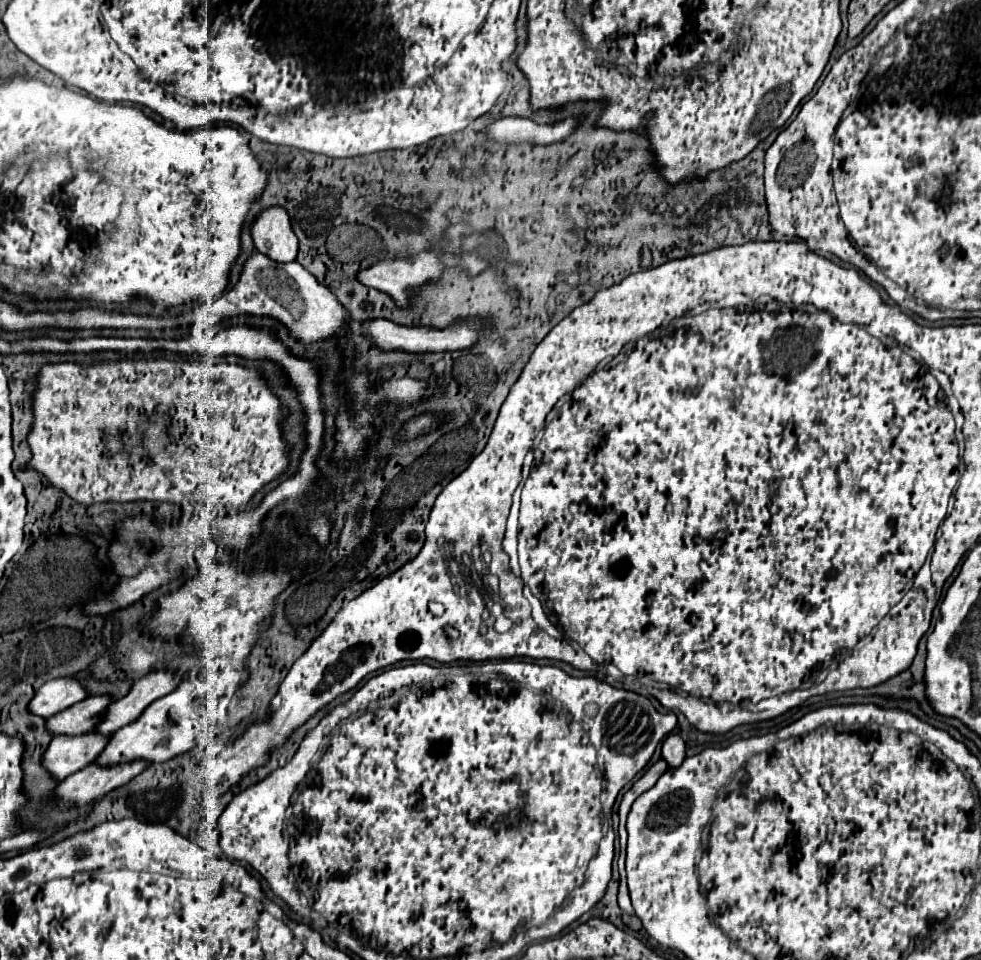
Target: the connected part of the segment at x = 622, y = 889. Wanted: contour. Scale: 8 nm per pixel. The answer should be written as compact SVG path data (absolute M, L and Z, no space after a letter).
M621 863L621 883L619 883L619 907L623 913L627 915L635 915L631 899L629 899L629 891L627 891L627 881L625 881L625 873L623 873L623 863Z

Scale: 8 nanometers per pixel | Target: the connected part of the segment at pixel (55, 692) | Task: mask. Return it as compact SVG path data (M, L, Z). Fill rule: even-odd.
M61 677L45 683L29 703L29 711L39 717L53 717L59 711L89 697L89 691L81 679Z

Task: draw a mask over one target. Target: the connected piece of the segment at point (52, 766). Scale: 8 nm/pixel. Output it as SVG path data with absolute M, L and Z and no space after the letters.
M85 733L85 735L67 735L67 737L53 737L45 751L45 767L55 779L63 781L71 773L91 765L101 751L107 747L111 735L97 735L97 733Z

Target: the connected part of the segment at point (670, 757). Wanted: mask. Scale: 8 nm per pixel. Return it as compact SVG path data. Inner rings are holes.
M679 733L669 735L663 743L663 759L667 761L669 767L677 767L685 759L685 741Z

